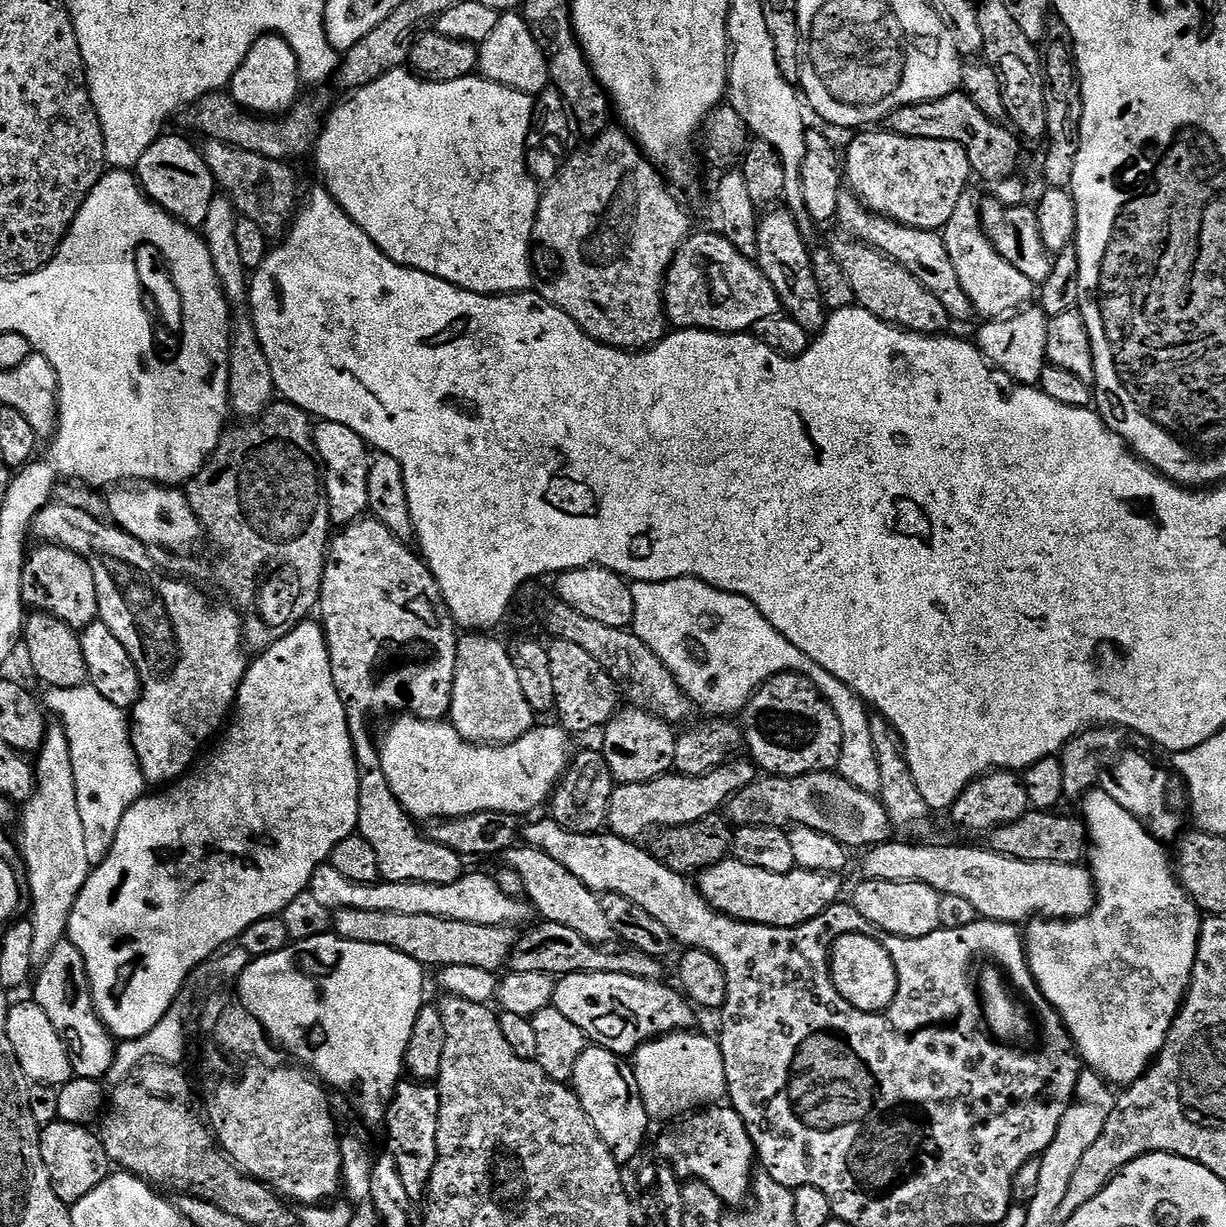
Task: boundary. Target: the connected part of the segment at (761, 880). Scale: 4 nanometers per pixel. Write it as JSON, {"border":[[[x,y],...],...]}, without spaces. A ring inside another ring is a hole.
{"border":[[[726,858],[699,873],[698,887],[708,905],[736,920],[775,928],[797,928],[818,918],[818,914],[841,899],[840,879],[831,872],[807,872],[805,868],[774,874],[758,866],[746,866],[741,860]]]}

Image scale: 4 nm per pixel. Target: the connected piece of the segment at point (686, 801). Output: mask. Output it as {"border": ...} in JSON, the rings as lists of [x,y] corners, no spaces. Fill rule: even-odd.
{"border":[[[729,759],[712,772],[701,776],[669,774],[659,776],[650,782],[637,784],[617,784],[610,798],[607,831],[623,840],[639,841],[639,836],[653,830],[686,826],[707,816],[715,816],[732,799],[735,792],[741,792],[758,778],[758,769],[751,759]]]}

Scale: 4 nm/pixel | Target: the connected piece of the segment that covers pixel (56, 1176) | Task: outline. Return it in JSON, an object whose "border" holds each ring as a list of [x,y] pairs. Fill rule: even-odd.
{"border":[[[53,1119],[52,1123],[40,1128],[40,1149],[42,1162],[46,1162],[46,1170],[50,1174],[50,1186],[54,1186],[54,1194],[58,1194],[58,1198],[62,1198],[62,1202],[69,1206],[86,1198],[86,1194],[90,1194],[94,1186],[102,1186],[102,1182],[110,1174],[106,1150],[99,1135],[91,1127]]]}

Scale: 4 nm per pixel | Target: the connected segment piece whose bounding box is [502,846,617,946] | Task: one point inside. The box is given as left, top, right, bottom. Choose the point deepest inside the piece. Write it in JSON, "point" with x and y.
{"point":[550,888]}

